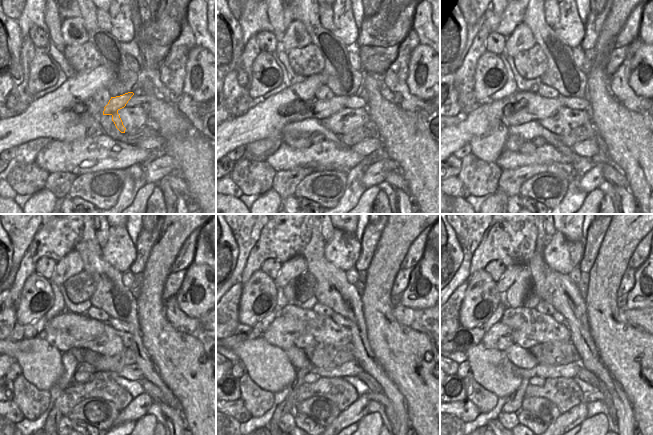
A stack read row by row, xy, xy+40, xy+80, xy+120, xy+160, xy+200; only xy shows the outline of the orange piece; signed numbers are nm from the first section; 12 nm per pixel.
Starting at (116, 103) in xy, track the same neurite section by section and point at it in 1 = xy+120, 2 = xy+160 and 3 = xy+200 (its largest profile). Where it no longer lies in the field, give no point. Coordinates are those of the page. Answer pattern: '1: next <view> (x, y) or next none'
1: next xy+120 (113, 346)
2: next xy+160 (272, 336)
3: next xy+200 (495, 339)

